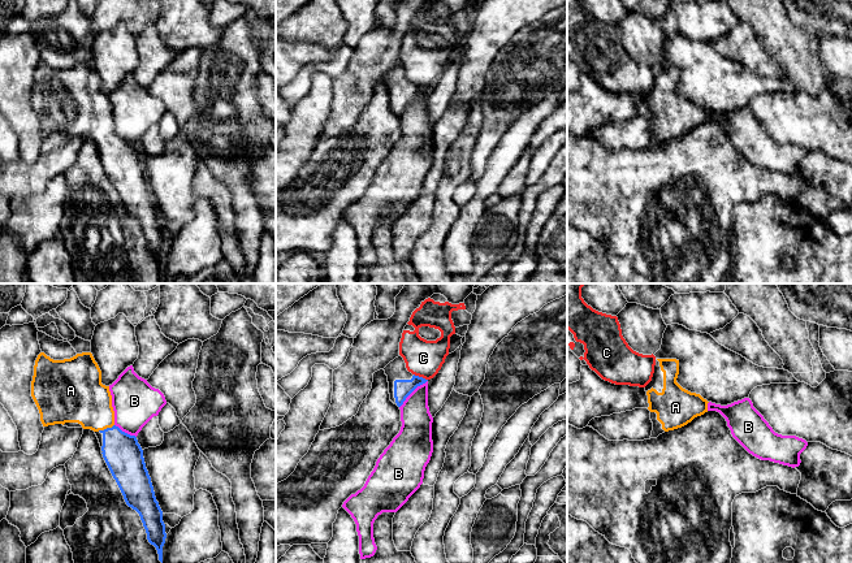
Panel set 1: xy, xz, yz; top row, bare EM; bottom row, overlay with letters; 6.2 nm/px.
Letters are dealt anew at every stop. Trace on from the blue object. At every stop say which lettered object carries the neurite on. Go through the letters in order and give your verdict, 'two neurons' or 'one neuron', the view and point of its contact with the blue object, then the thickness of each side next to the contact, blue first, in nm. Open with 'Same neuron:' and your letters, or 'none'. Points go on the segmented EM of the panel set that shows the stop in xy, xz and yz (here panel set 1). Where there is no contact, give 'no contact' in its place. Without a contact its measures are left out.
Same neuron: A
A: one neuron; meets blue in xy at (107, 428); 240 nm thick on the blue side, 320 nm on the other
B: two neurons; meets blue in xz at (411, 392); 110 nm thick on the blue side, 190 nm on the other
C: two neurons; meets blue in xz at (420, 377); 110 nm thick on the blue side, 220 nm on the other

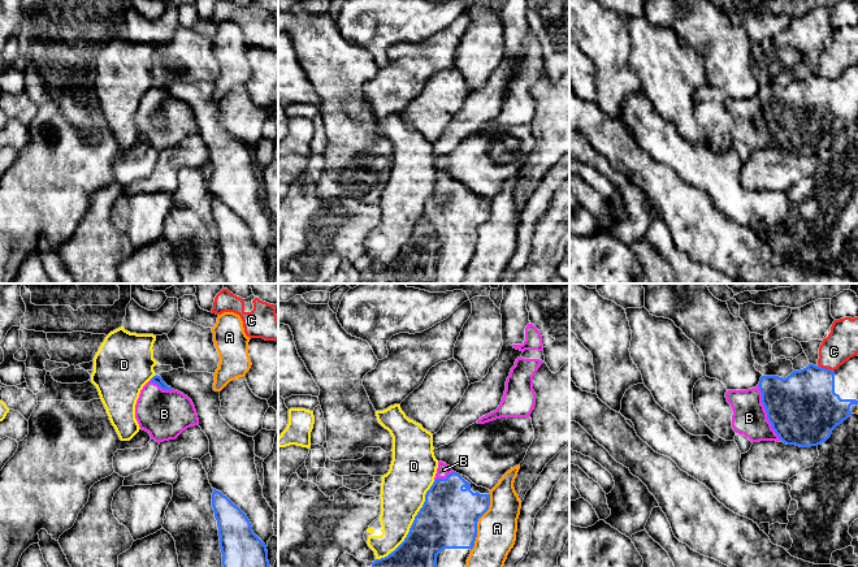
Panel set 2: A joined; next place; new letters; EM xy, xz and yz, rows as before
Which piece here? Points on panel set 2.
Same neuron: B
A: two neurons; meets blue in xz at (476, 523); 360 nm thick on the blue side, 240 nm on the other
B: one neuron; meets blue in yz at (766, 411); 440 nm thick on the blue side, 220 nm on the other
C: two neurons; meets blue in yz at (827, 369); 400 nm thick on the blue side, 200 nm on the other
D: two neurons; meets blue in xz at (415, 516); 360 nm thick on the blue side, 280 nm on the other

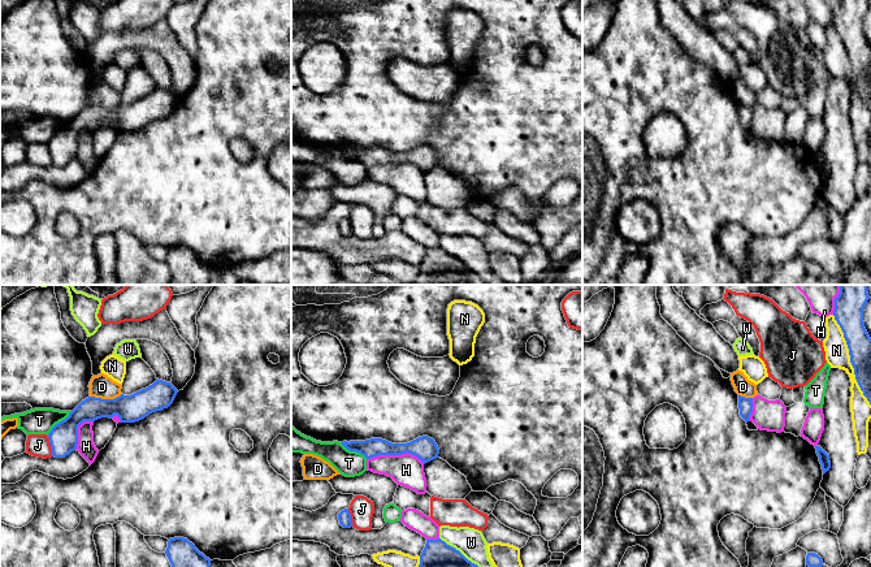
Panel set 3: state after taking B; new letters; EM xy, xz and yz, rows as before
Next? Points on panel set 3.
Same neuron: T
D: two neurons; meets blue in xy at (105, 399); 170 nm thick on the blue side, 140 nm on the other
H: two neurons; meets blue in xz at (395, 454); 150 nm thick on the blue side, 200 nm on the other
J: two neurons; meets blue in xy at (51, 446); 180 nm thick on the blue side, 140 nm on the other
N: two neurons; meets blue in yz at (850, 360); 160 nm thick on the blue side, 140 nm on the other
T: one neuron; meets blue in xy at (60, 421); 180 nm thick on the blue side, 160 nm on the other
W: two neurons; meets blue in xz at (458, 550); 170 nm thick on the blue side, 180 nm on the other

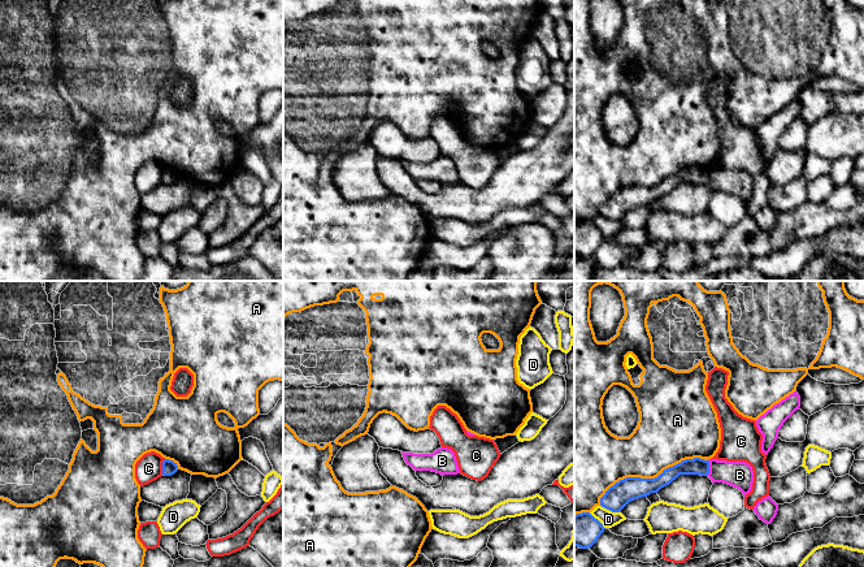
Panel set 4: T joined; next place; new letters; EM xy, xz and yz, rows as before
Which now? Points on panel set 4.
Same neuron: none
A: two neurons; meets blue in yz at (648, 479); 150 nm thick on the blue side, 340 nm on the other
B: two neurons; meets blue in yz at (708, 468); 110 nm thick on the blue side, 160 nm on the other
C: two neurons; meets blue in xy at (163, 467); 90 nm thick on the blue side, 160 nm on the other
D: two neurons; meets blue in yz at (609, 510); 150 nm thick on the blue side, 100 nm on the other

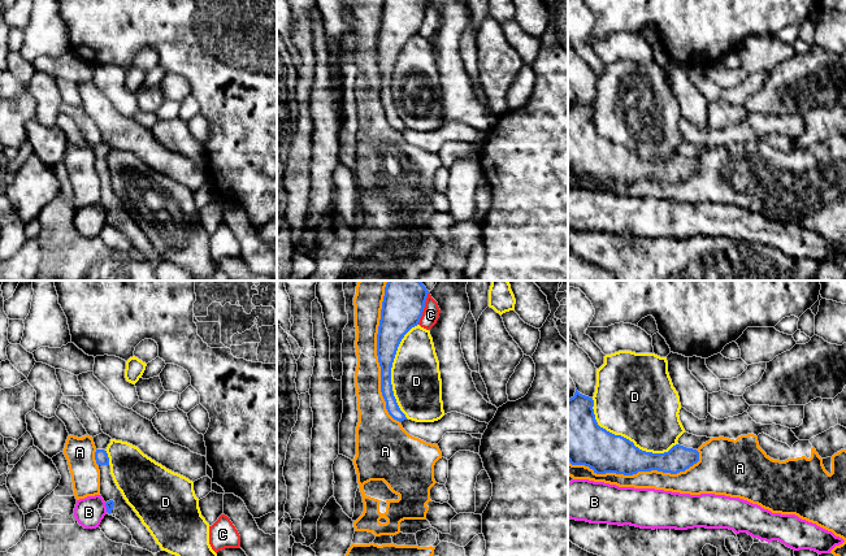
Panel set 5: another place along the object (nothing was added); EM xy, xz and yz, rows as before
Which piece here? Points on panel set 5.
Same neuron: none
A: two neurons; meets blue in xz at (377, 352); 200 nm thick on the blue side, 160 nm on the other
B: two neurons; meets blue in xy at (105, 505); 50 nm thick on the blue side, 180 nm on the other
C: two neurons; meets blue in xz at (424, 307); 260 nm thick on the blue side, 110 nm on the other
D: two neurons; meets blue in yz at (625, 438); 280 nm thick on the blue side, 480 nm on the other

